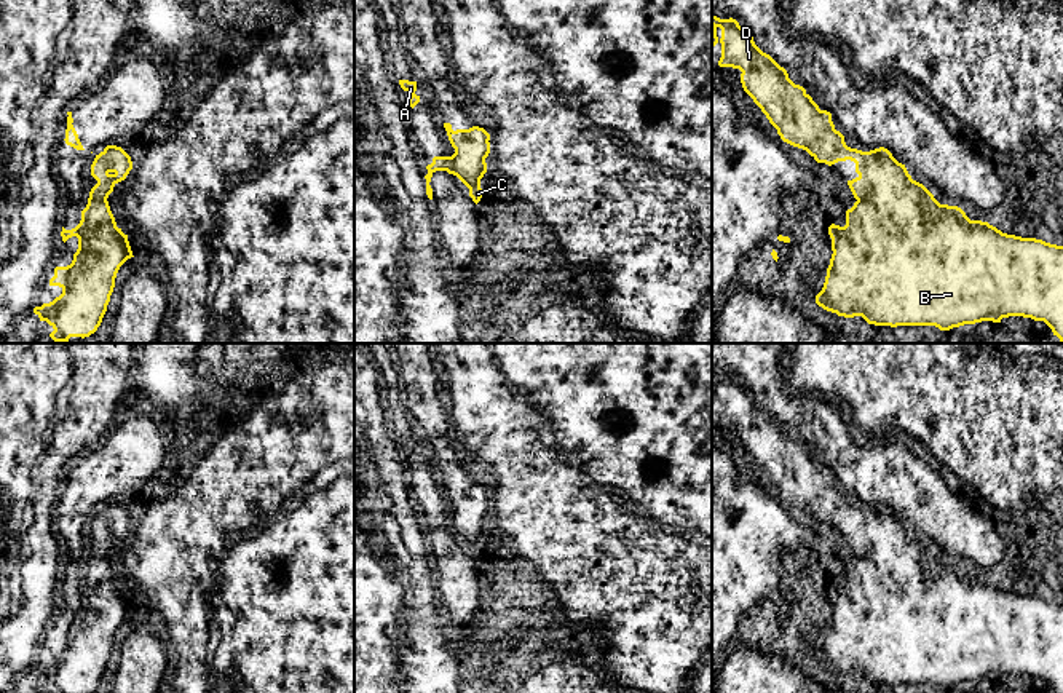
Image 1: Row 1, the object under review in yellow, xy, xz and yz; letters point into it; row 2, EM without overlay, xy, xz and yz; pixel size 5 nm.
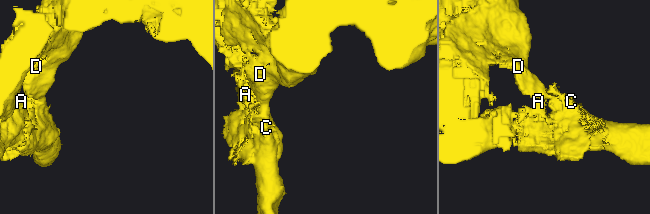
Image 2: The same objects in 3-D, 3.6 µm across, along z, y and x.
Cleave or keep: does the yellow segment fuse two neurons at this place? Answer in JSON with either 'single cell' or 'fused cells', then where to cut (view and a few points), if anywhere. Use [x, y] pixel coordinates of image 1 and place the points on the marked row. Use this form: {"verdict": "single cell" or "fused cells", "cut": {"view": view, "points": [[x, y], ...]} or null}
{"verdict": "single cell", "cut": null}

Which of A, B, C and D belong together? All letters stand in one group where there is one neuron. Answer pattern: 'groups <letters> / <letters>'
groups A B C D

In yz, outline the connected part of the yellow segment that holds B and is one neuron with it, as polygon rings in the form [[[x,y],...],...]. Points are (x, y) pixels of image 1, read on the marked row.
[[[712,14],[712,48],[721,43],[720,67],[739,69],[744,91],[761,109],[780,139],[806,150],[817,163],[828,166],[851,160],[856,163],[856,179],[848,185],[857,200],[846,211],[846,225],[832,224],[832,259],[822,291],[816,303],[838,316],[862,316],[875,326],[935,326],[950,331],[982,321],[1001,323],[1002,318],[1023,316],[1044,321],[1063,343],[1063,246],[1036,238],[1007,235],[982,220],[970,220],[958,206],[940,204],[919,182],[913,180],[905,164],[884,148],[862,152],[851,148],[844,136],[835,129],[832,113],[820,110],[806,89],[795,85],[784,67],[763,53],[733,18],[720,19]]]

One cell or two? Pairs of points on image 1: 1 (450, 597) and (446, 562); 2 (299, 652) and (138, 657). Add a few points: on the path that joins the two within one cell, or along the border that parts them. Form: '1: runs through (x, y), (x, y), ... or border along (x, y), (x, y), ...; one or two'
1: runs through (450, 590), (450, 570); one
2: border along (162, 636), (168, 642); two

